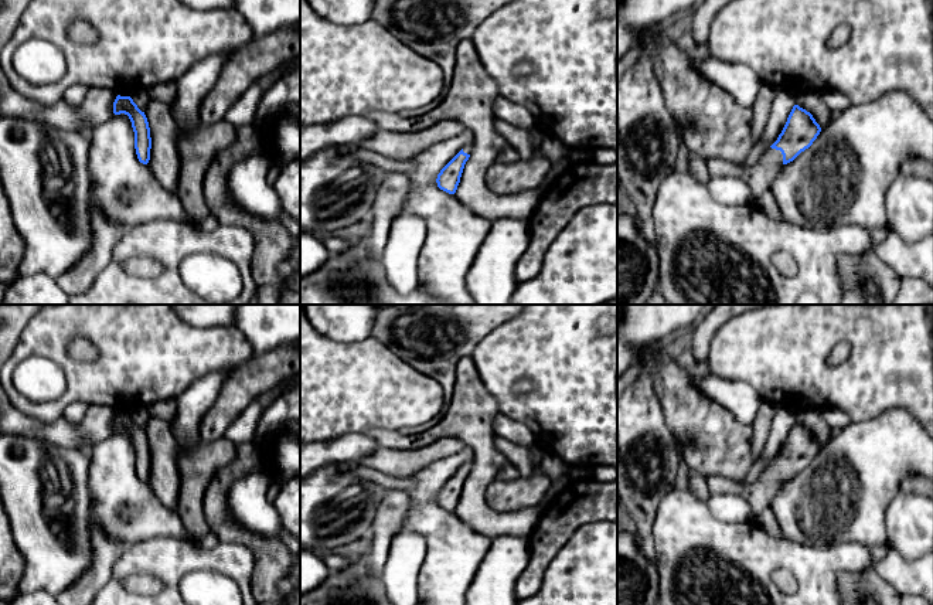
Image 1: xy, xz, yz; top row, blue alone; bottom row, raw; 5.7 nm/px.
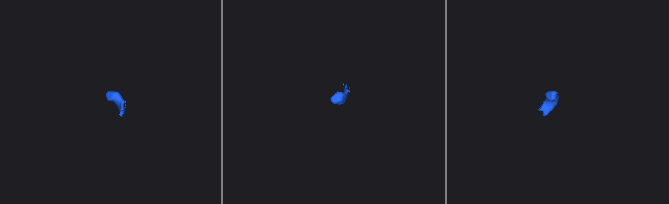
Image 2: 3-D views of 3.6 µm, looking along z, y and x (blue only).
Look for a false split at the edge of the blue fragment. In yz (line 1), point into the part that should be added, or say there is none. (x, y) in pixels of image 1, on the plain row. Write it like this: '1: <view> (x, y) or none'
1: yz (759, 495)

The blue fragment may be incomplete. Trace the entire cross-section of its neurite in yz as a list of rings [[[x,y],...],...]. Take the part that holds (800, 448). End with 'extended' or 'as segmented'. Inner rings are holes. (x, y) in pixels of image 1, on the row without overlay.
[[[794,422],[777,458],[752,483],[729,479],[721,475],[706,477],[711,494],[736,494],[750,509],[750,520],[757,521],[760,513],[772,507],[782,485],[808,466],[820,452],[821,445],[810,429]]] | extended

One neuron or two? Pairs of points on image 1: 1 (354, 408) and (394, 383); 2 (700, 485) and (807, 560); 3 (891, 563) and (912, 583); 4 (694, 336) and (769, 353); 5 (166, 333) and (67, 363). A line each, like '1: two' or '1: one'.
1: one
2: two
3: one
4: two
5: one

